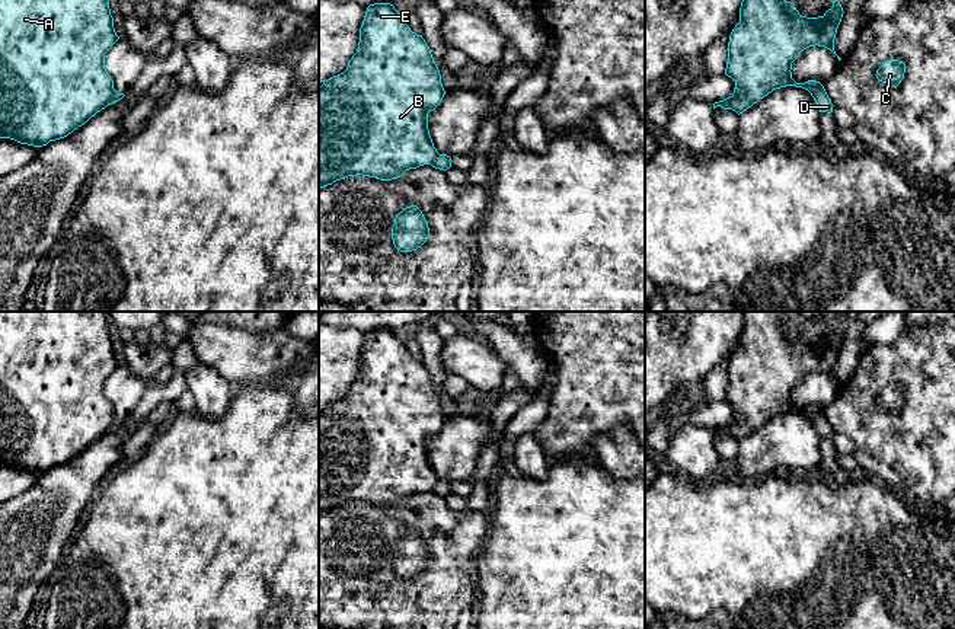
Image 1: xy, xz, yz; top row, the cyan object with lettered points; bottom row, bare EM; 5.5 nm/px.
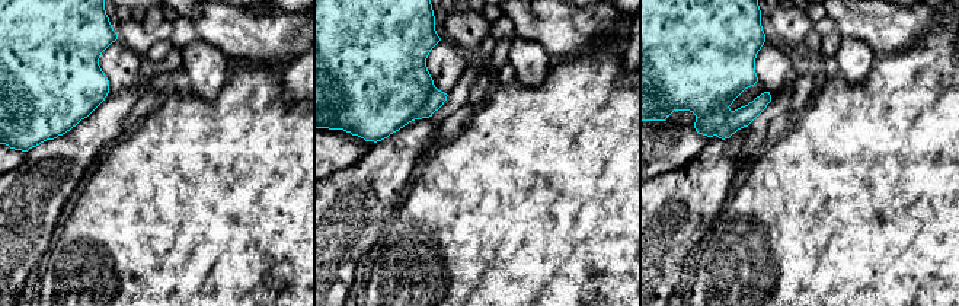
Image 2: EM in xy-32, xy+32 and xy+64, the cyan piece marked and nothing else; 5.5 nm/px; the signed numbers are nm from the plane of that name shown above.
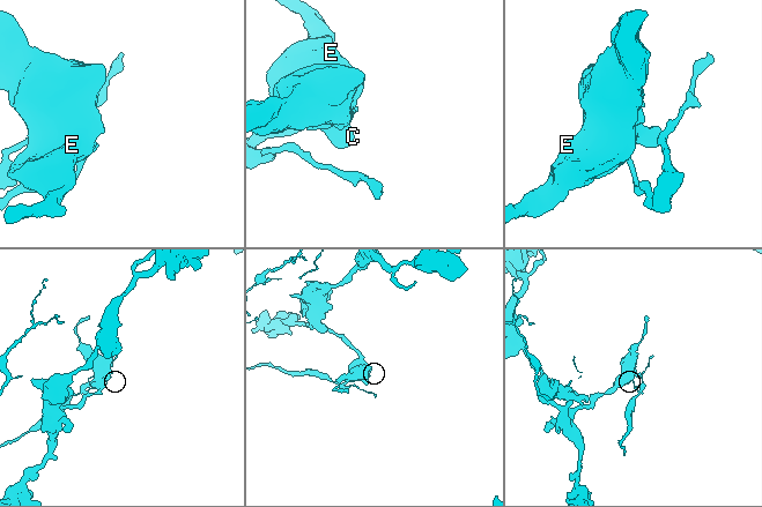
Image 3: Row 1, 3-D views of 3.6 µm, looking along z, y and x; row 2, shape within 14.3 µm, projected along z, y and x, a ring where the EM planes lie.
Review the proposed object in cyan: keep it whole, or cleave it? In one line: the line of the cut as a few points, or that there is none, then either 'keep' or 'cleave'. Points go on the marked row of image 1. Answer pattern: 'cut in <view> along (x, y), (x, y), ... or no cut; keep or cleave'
cut in xy along (114, 89), (105, 105); cleave

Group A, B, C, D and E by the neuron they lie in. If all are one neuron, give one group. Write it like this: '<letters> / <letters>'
A B C E / D

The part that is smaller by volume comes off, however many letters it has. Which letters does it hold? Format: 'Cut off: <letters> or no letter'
Cut off: D

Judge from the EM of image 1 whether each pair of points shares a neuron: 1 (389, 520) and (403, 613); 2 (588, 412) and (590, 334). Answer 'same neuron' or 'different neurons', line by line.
1: same neuron
2: same neuron

